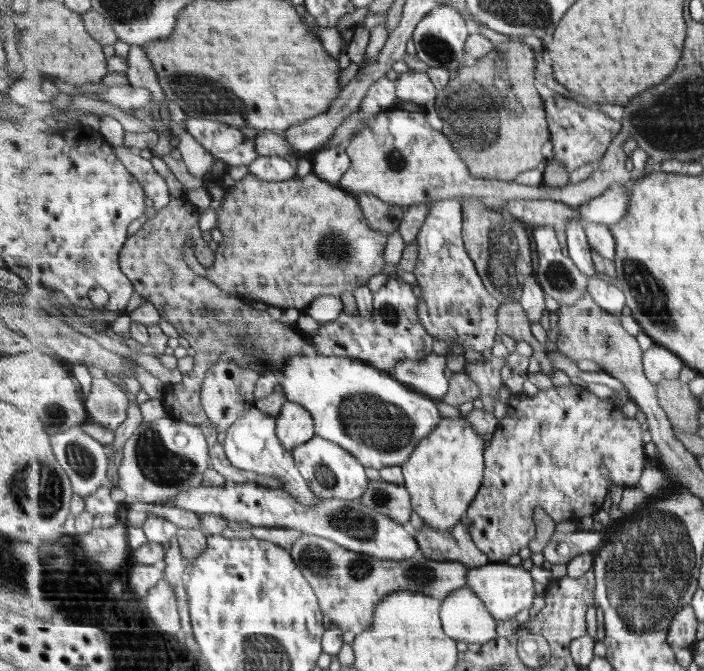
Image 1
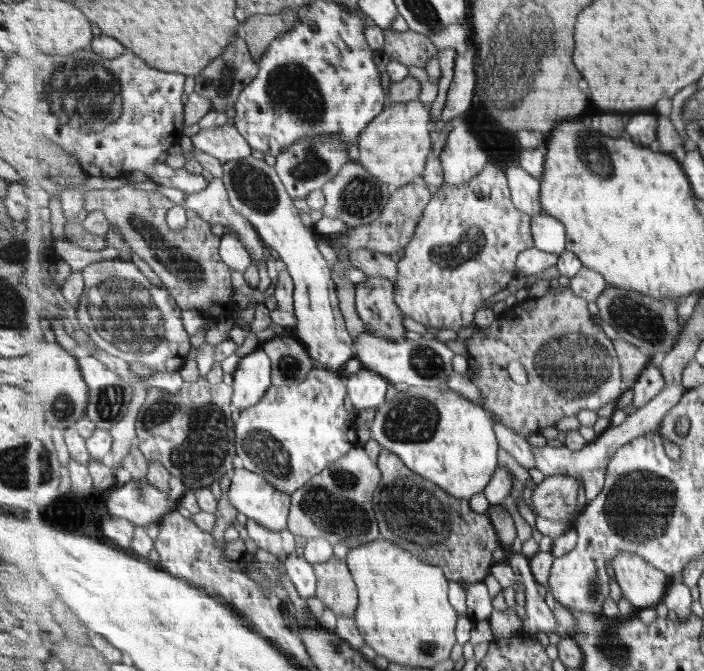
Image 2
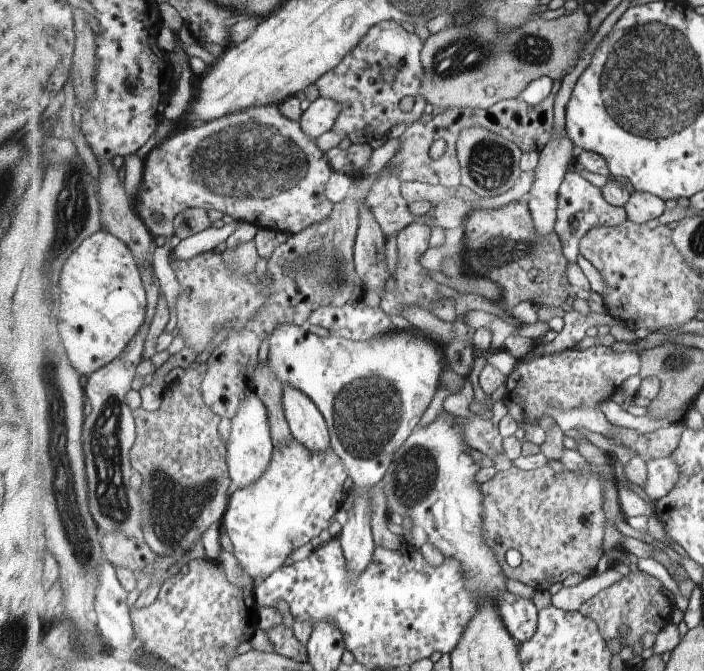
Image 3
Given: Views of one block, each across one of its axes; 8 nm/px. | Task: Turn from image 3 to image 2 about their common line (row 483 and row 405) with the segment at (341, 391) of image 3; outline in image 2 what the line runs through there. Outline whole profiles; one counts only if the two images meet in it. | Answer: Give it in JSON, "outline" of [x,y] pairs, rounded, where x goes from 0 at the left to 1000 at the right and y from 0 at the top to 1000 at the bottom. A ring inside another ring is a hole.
{"outline":[[[513,550],[494,559],[491,577],[494,593],[504,610],[527,611],[550,599],[553,566],[544,559],[527,551]]]}

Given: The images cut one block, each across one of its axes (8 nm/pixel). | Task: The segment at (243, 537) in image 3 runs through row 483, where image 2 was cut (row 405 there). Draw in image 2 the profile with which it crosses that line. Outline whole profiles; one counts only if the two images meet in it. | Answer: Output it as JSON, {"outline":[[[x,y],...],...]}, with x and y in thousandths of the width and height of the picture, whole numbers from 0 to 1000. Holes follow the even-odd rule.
{"outline":[[[446,548],[433,569],[391,575],[374,596],[335,615],[335,669],[344,697],[372,706],[393,730],[415,738],[510,662],[503,620],[493,614],[491,569],[476,554]]]}

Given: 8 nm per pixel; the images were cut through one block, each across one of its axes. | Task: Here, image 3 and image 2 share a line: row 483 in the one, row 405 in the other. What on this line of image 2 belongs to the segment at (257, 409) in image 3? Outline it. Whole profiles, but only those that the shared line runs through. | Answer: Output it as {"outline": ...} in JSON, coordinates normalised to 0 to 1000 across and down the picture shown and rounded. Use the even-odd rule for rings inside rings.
{"outline":[[[374,517],[341,535],[331,554],[330,602],[334,615],[351,611],[374,596],[386,574],[386,537]]]}

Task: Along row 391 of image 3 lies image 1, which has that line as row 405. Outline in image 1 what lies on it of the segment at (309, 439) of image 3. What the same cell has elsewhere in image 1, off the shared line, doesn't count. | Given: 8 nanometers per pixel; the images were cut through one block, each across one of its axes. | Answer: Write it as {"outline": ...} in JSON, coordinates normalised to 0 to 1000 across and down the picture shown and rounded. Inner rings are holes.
{"outline":[[[408,598],[396,623],[392,624],[393,650],[405,662],[405,668],[416,671],[442,657],[450,648],[449,626],[442,614],[425,599]]]}

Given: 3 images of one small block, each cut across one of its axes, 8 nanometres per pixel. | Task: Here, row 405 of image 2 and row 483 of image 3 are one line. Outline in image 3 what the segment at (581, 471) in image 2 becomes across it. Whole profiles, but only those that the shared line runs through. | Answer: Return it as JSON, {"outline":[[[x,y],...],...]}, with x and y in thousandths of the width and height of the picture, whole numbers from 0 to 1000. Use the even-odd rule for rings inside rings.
{"outline":[[[950,683],[929,684],[922,689],[919,718],[912,726],[916,736],[928,747],[947,739],[964,718],[967,700],[959,692],[959,686]]]}

